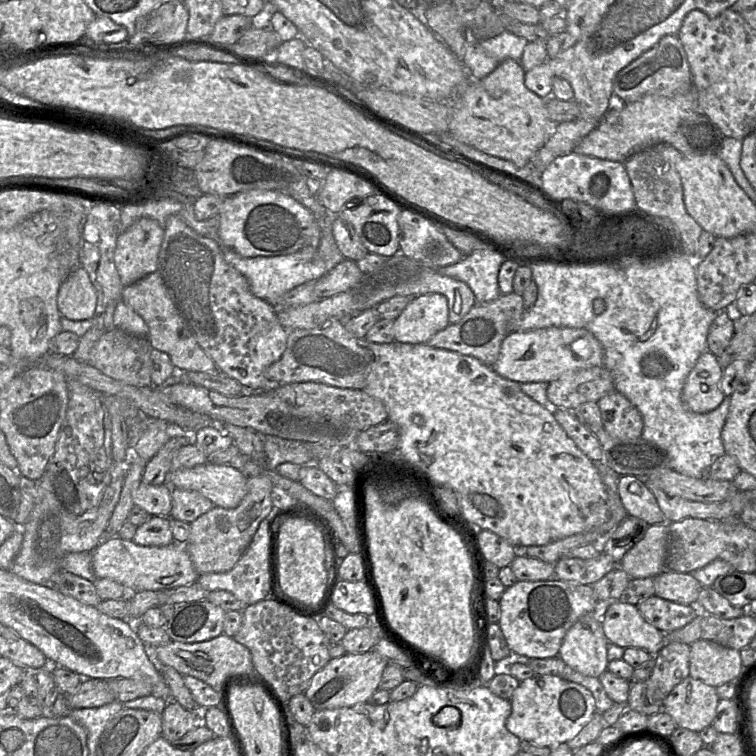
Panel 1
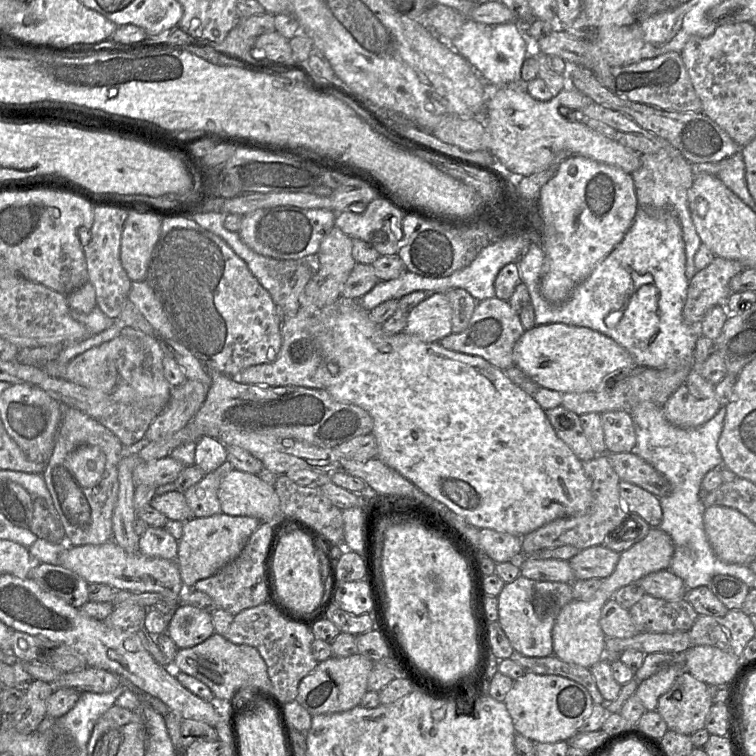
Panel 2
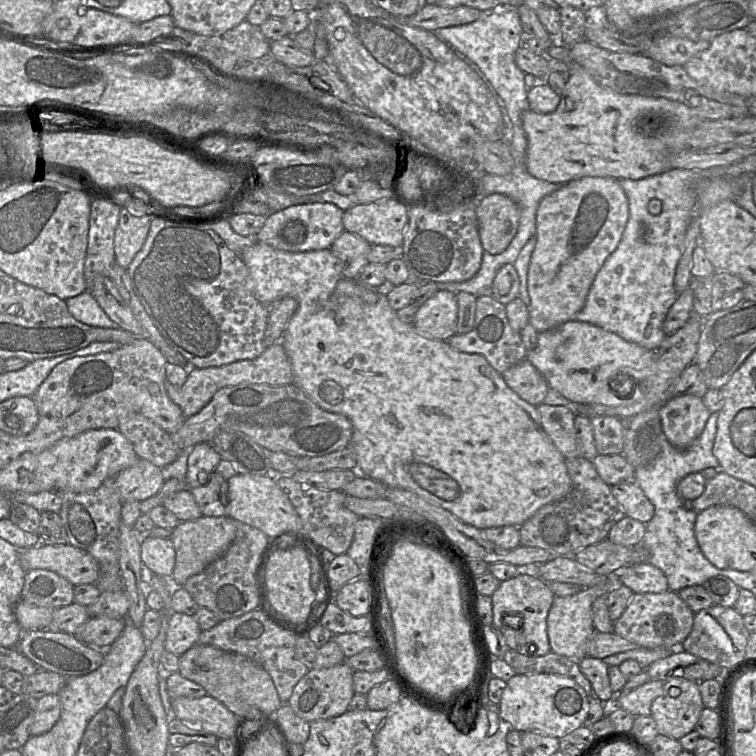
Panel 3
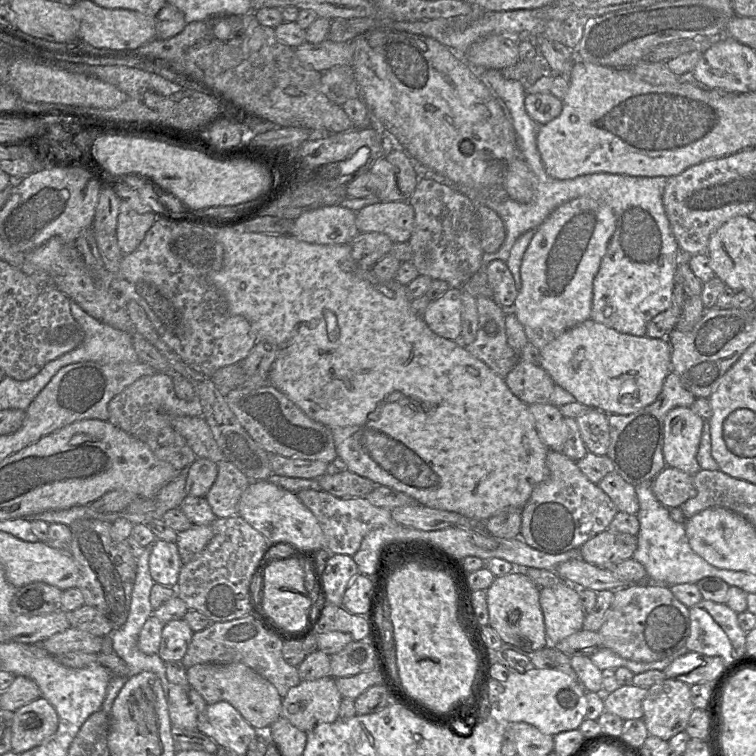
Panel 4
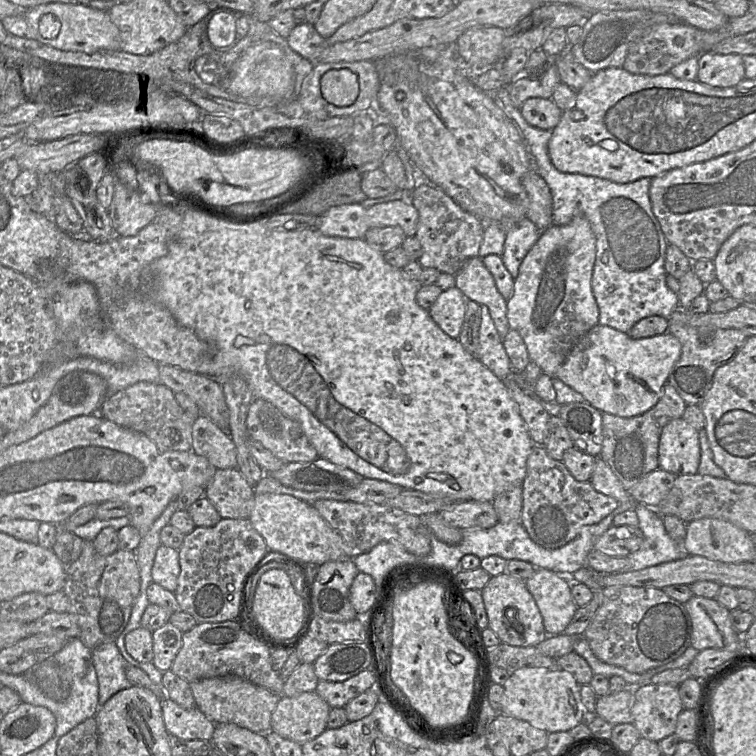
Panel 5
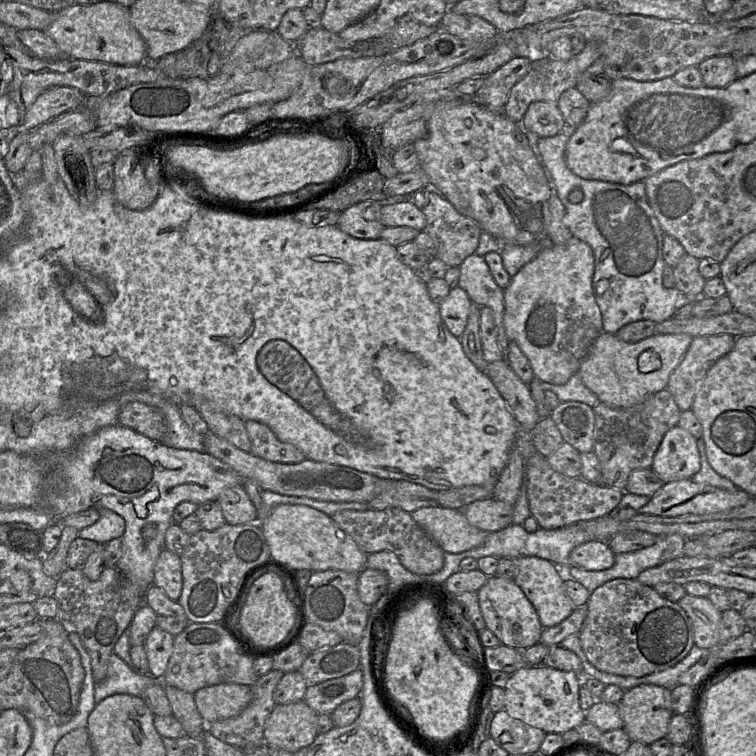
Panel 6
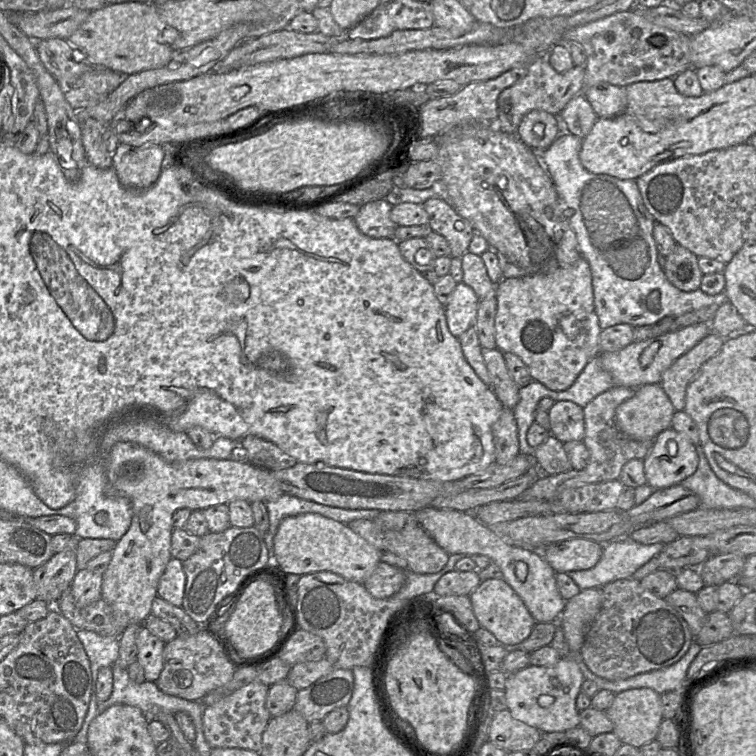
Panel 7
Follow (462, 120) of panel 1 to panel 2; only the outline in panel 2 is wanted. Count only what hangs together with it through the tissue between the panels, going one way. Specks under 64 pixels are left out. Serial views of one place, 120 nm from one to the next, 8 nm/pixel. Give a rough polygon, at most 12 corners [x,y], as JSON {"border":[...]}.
{"border":[[523,80],[494,88],[490,152],[522,176],[569,156],[631,174],[641,154],[572,119],[593,101],[549,101]]}

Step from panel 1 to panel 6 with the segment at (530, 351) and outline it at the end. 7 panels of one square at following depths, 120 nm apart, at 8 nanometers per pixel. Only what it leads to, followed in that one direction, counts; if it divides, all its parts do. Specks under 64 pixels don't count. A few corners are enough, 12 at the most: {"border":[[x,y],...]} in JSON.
{"border":[[603,331],[577,373],[628,408],[667,388],[693,336]]}

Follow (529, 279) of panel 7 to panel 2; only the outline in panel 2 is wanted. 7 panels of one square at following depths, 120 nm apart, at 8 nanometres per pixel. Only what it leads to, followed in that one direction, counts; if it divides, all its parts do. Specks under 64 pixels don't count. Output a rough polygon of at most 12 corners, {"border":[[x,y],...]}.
{"border":[[562,161],[533,208],[554,305],[623,240],[633,178]]}

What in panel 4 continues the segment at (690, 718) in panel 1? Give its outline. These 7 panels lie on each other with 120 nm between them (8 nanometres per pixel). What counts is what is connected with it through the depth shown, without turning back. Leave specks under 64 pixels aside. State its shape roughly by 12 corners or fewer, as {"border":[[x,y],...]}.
{"border":[[665,679],[642,708],[649,734],[669,741],[695,709],[691,686]]}

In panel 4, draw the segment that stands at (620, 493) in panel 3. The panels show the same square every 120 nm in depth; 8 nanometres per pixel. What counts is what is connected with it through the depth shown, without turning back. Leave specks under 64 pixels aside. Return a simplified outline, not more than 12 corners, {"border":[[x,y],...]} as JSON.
{"border":[[616,471],[598,486],[618,511],[637,515],[636,488]]}

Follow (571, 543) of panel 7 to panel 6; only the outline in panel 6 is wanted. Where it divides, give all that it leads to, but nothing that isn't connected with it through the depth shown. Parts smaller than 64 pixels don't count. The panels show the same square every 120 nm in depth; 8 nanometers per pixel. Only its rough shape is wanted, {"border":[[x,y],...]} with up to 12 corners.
{"border":[[595,539],[575,548],[570,564],[590,571],[614,565],[607,541]]}

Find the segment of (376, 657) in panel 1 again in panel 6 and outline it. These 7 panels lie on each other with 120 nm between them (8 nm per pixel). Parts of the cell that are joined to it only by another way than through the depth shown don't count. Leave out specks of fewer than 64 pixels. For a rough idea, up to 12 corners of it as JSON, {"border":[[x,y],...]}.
{"border":[[304,700],[276,704],[264,726],[266,747],[296,753],[318,735]]}

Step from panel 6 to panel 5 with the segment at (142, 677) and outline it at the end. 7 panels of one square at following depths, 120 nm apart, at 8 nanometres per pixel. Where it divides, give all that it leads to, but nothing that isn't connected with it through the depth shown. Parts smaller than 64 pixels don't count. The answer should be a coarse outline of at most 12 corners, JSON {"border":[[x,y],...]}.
{"border":[[114,642],[91,650],[98,709],[132,686],[129,664]]}

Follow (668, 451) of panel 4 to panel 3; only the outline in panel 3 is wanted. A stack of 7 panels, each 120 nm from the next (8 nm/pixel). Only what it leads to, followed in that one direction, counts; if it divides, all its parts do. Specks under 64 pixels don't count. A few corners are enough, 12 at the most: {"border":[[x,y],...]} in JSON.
{"border":[[679,395],[659,415],[667,440],[685,449],[711,412],[701,398]]}

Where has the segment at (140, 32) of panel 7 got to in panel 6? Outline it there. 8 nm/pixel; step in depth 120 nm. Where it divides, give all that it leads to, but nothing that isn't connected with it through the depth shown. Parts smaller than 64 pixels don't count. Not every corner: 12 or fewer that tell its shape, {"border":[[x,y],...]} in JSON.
{"border":[[74,4],[45,32],[68,57],[143,64],[129,7]]}

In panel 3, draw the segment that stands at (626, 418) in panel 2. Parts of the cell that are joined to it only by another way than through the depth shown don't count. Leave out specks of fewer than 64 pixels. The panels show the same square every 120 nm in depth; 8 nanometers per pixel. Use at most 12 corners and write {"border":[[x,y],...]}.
{"border":[[590,418],[598,454],[621,454],[623,420]]}

